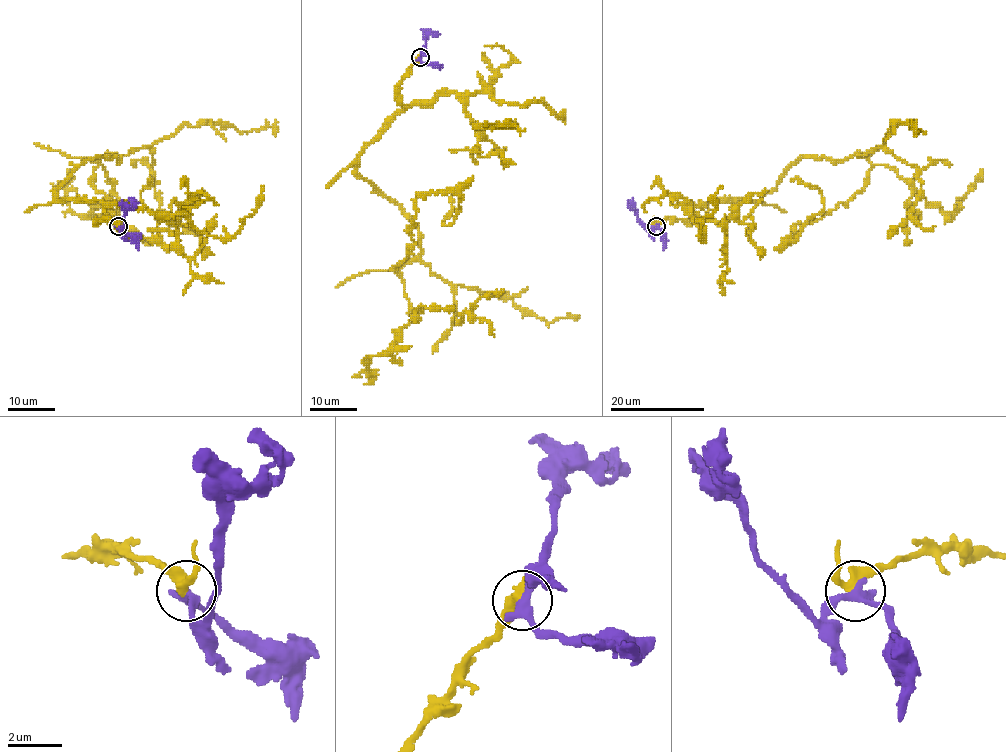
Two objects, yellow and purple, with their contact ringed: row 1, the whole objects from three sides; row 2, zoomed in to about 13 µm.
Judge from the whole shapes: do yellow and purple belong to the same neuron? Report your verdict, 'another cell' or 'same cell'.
another cell

